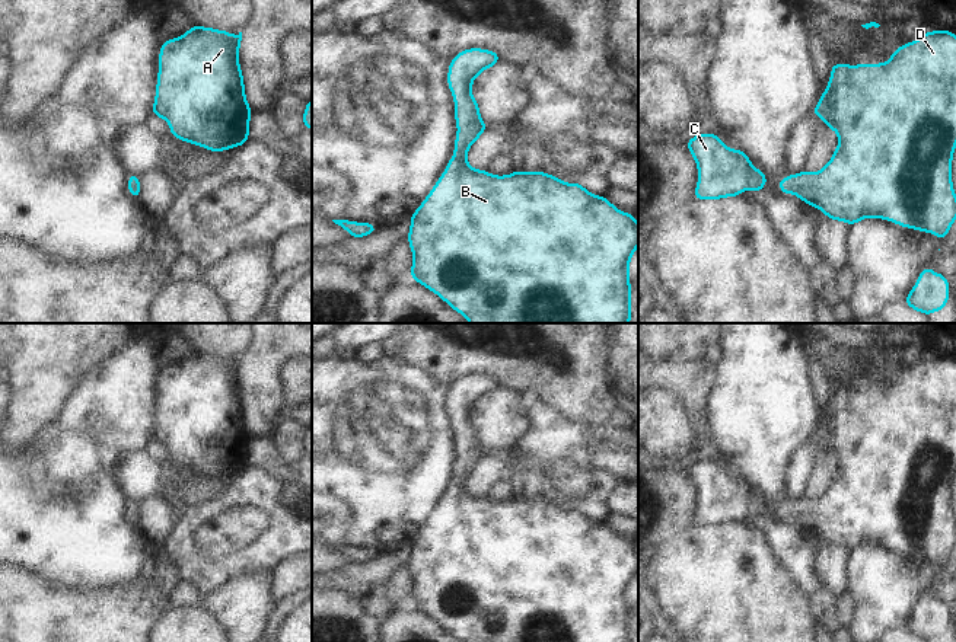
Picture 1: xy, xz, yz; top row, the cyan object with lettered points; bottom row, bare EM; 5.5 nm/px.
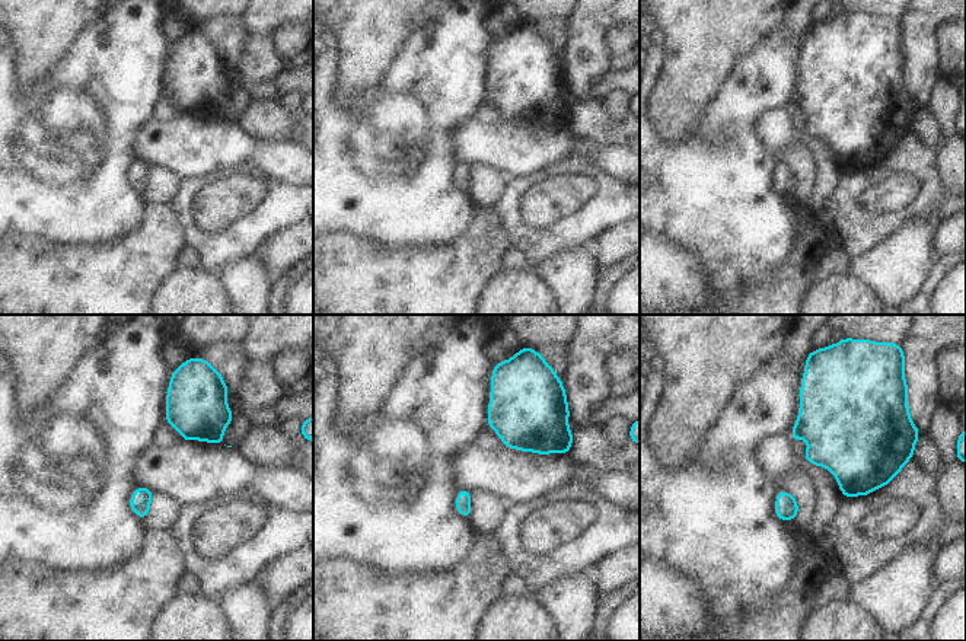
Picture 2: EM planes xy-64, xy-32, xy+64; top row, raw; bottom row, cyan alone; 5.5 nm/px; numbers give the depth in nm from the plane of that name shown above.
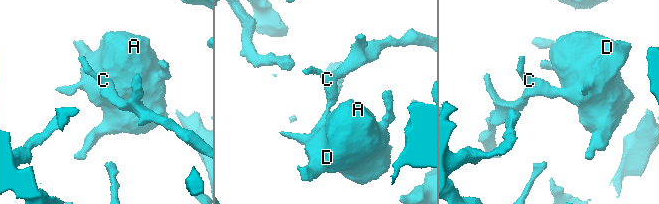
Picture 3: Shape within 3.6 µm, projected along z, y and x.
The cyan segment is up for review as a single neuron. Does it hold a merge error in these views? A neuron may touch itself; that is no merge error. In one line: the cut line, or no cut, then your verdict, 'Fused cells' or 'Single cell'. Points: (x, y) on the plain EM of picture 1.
No split. Single cell

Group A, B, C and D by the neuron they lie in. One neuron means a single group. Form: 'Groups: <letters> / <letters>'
Groups: A B C D

